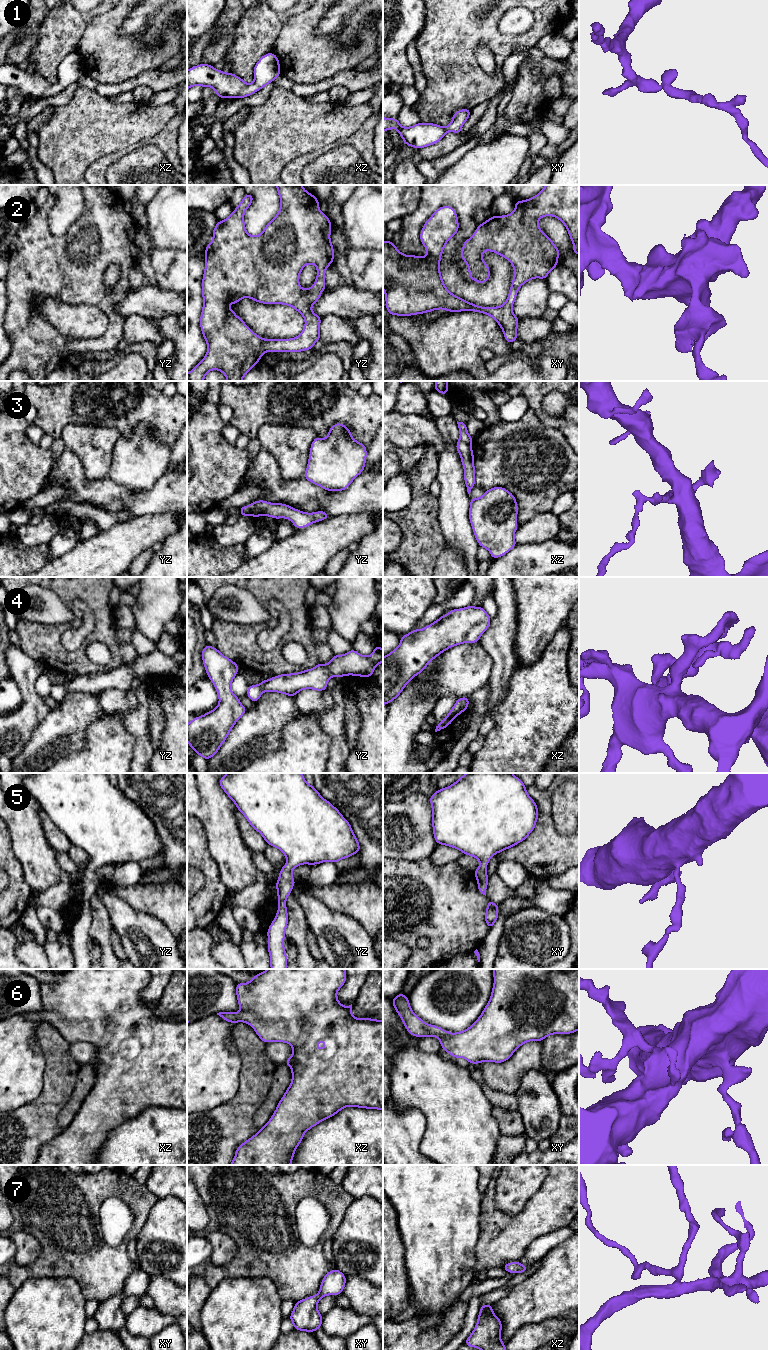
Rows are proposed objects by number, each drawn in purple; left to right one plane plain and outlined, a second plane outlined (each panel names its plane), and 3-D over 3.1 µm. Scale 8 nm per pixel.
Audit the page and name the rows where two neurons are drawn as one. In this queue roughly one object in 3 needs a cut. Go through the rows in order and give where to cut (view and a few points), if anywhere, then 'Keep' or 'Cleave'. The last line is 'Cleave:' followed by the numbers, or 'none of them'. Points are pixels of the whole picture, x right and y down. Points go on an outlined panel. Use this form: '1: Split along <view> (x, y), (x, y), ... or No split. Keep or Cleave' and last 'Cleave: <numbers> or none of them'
1: No split. Keep
2: No split. Keep
3: No split. Keep
4: No split. Keep
5: No split. Keep
6: No split. Keep
7: No split. Keep
Cleave: none of them

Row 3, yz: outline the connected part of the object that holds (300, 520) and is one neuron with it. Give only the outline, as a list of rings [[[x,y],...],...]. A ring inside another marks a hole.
[[[258,500],[248,506],[240,509],[240,516],[270,516],[275,520],[278,518],[289,519],[296,529],[304,528],[312,523],[323,521],[329,518],[325,511],[317,511],[314,513],[302,512],[283,503],[270,503],[264,500]]]

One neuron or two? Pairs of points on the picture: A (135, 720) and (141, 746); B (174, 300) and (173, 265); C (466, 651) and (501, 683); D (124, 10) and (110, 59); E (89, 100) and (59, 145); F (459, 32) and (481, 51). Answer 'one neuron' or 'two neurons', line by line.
A: one neuron
B: two neurons
C: two neurons
D: one neuron
E: one neuron
F: two neurons

